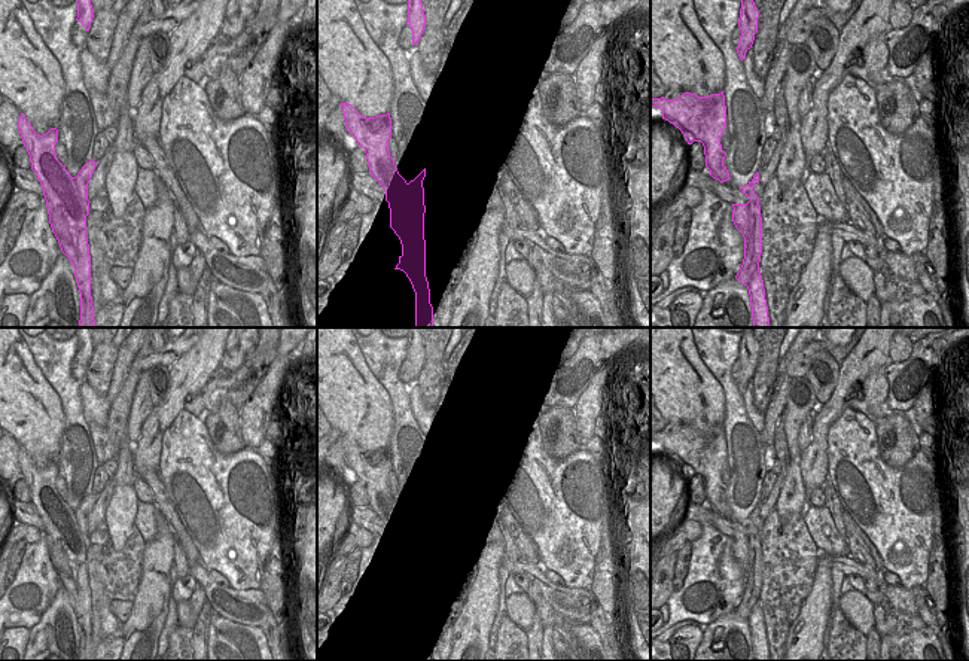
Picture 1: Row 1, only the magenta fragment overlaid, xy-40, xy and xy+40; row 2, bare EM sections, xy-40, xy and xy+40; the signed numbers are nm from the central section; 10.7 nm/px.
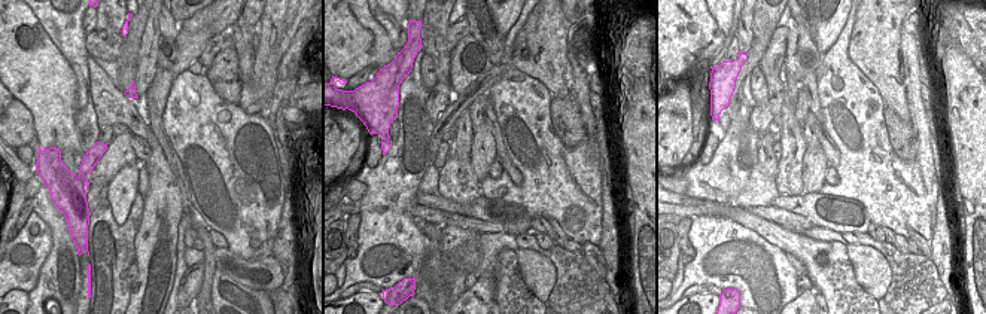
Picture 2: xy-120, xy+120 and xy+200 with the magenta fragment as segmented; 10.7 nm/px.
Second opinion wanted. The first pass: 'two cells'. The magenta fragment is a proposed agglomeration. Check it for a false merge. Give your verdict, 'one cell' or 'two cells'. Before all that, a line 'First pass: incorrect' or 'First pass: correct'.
First pass: correct
two cells

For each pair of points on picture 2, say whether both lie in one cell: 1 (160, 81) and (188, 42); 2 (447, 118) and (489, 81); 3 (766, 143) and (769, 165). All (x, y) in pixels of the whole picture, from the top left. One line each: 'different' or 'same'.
1: same
2: same
3: same

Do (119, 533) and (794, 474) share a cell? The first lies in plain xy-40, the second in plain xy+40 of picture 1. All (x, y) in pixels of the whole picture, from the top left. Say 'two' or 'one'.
one

